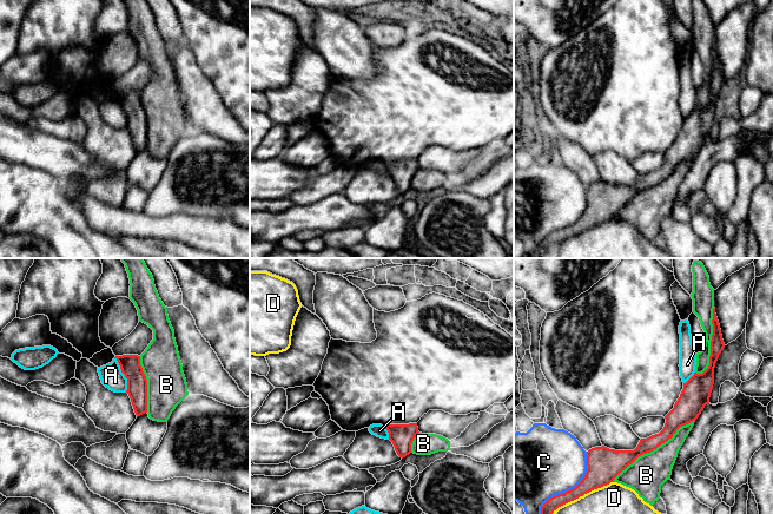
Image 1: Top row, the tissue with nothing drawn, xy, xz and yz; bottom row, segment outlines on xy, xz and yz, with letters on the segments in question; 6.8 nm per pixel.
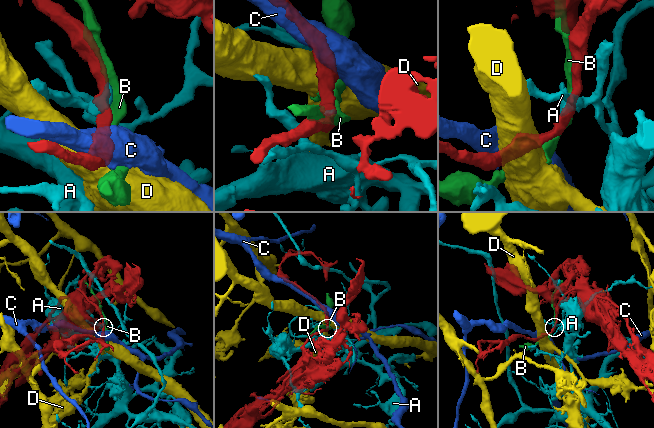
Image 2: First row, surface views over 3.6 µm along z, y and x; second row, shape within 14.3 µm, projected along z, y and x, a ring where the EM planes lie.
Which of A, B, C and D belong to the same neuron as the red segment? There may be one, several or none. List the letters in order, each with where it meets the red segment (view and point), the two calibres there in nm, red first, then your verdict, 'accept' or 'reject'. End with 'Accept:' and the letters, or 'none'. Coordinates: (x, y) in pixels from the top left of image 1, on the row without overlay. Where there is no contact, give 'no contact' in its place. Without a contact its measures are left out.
A: meets red in xy at (124, 110); 140 nm thick on the red side, 150 nm on the other; reject
B: meets red in yz at (653, 185); 140 nm thick on the red side, 260 nm on the other; accept
C: meets red in yz at (570, 225); 200 nm thick on the red side, 460 nm on the other; reject
D: meets red in yz at (581, 231); 220 nm thick on the red side, 480 nm on the other; reject
Accept: B

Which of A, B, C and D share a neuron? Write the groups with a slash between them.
A / B / C / D

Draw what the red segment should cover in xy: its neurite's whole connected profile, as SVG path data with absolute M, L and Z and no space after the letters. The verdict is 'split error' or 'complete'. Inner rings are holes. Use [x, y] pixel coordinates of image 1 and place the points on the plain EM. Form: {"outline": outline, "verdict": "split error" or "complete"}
{"outline": "M125 0L125 4L131 20L128 34L138 46L139 58L147 60L153 66L153 75L140 92L123 91L114 94L127 114L126 128L137 153L147 149L153 157L167 158L176 143L189 131L174 66L169 55L167 42L159 34L153 12L146 0Z", "verdict": "split error"}

